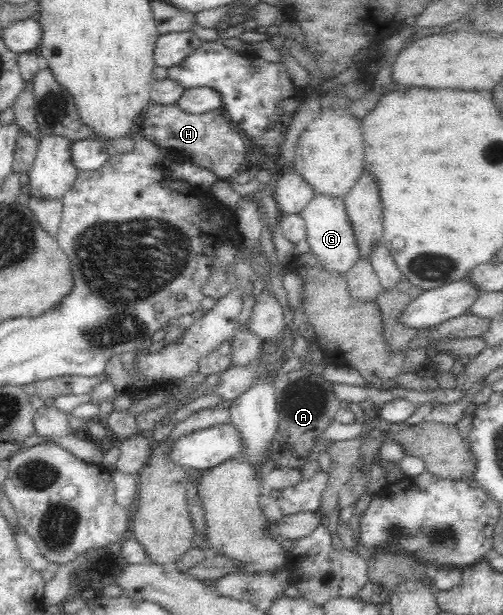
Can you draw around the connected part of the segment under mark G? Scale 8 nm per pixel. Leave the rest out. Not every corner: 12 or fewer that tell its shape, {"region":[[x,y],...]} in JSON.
{"region":[[316,193],[300,215],[323,270],[358,261],[344,199]]}

